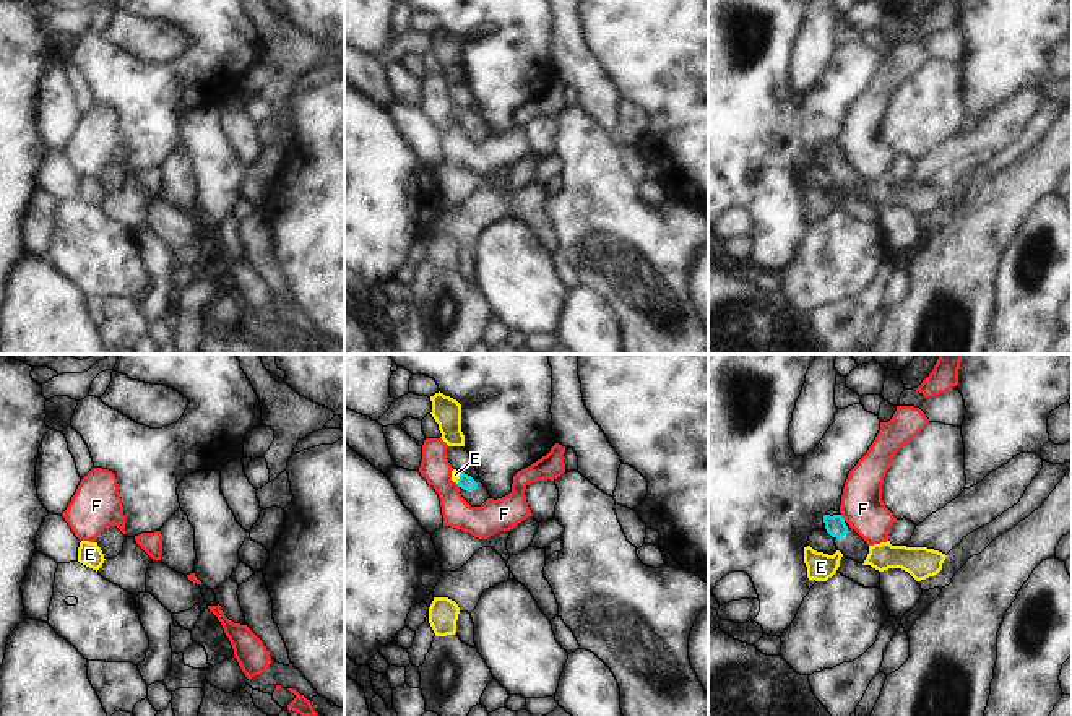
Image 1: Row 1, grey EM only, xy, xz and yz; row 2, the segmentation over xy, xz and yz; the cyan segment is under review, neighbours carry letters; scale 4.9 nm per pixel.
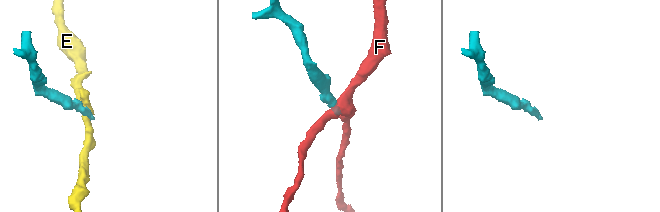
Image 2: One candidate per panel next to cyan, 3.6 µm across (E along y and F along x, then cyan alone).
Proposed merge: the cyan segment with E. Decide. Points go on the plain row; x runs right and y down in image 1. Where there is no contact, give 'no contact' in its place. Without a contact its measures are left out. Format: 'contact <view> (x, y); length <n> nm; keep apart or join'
contact xz (460, 114); length 60 nm; keep apart

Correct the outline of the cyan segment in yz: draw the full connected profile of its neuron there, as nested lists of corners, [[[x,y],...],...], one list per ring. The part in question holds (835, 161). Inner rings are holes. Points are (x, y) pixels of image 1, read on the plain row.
[[[830,146],[823,151],[823,167],[827,167],[836,180],[836,185],[848,195],[864,200],[869,182],[849,164],[840,148]]]

